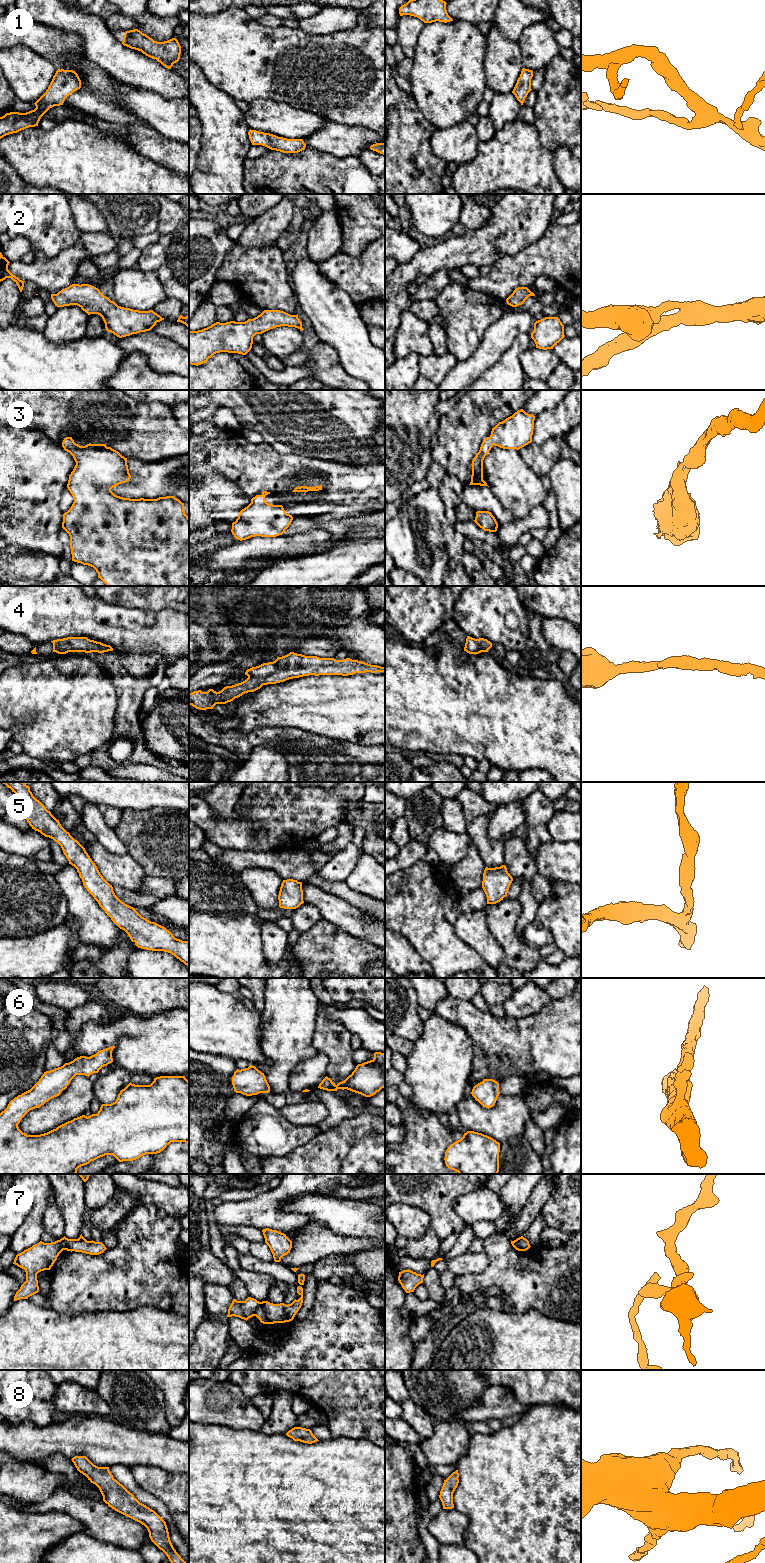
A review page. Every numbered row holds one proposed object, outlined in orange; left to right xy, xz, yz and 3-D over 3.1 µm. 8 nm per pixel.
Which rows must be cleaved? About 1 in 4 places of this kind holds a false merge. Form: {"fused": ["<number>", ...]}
{"fused": ["7"]}

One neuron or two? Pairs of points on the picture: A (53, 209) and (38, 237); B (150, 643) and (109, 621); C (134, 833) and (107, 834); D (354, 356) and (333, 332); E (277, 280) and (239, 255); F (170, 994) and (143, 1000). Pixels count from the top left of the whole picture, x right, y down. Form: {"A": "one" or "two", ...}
{"A": "one", "B": "one", "C": "two", "D": "one", "E": "one", "F": "one"}

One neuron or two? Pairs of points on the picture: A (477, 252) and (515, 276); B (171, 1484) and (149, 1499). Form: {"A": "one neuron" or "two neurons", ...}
{"A": "two neurons", "B": "two neurons"}

